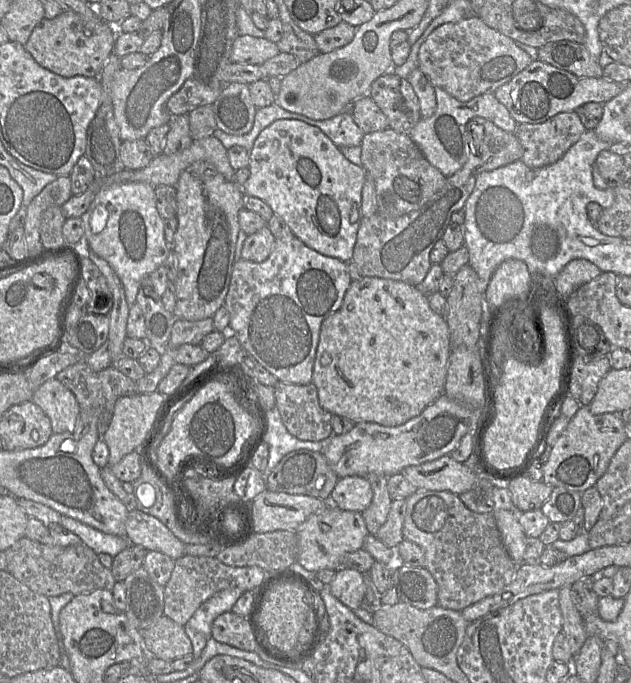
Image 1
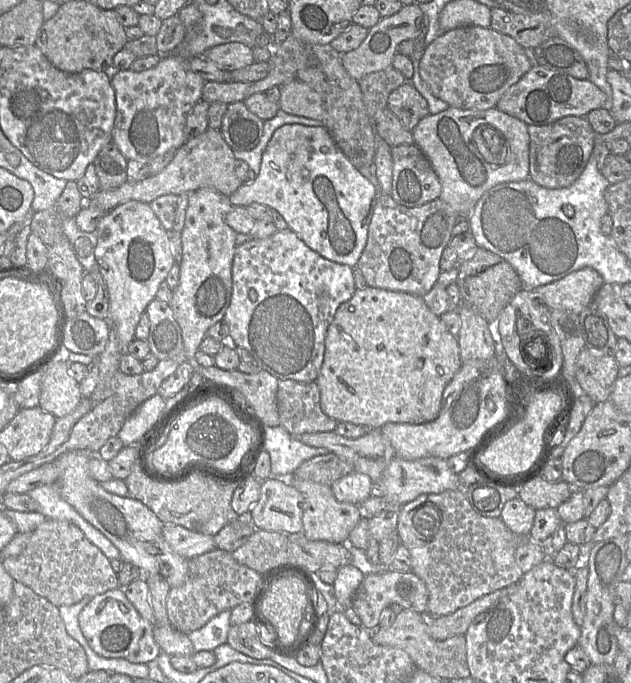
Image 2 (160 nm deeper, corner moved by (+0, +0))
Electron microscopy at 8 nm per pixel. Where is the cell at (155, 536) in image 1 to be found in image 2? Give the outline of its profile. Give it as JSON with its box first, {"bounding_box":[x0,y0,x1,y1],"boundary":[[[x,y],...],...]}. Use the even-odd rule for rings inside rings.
{"bounding_box":[162,523,216,559],"boundary":[[[164,523],[162,535],[170,548],[186,559],[194,558],[216,548],[214,536],[193,532],[171,523]]]}

